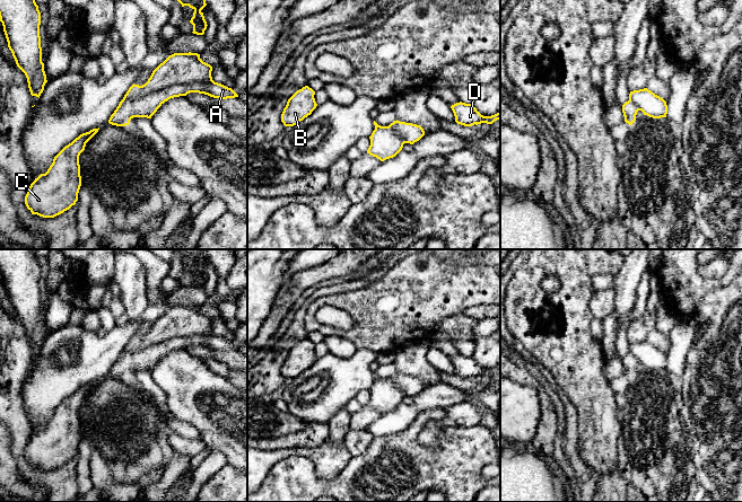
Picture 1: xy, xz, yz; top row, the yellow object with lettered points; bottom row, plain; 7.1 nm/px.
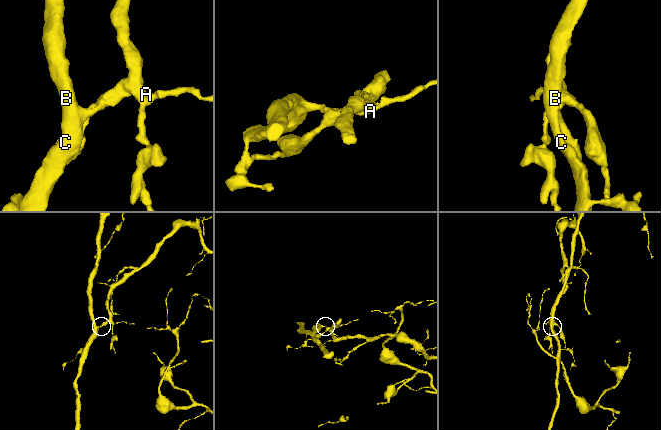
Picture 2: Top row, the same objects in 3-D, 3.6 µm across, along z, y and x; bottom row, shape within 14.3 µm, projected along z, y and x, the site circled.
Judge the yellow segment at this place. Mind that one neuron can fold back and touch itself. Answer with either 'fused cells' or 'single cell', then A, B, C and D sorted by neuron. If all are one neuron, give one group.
fused cells; A B C / D

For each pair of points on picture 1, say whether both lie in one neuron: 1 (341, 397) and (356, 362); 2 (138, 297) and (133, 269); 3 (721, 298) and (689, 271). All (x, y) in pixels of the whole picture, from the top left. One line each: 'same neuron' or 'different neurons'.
1: same neuron
2: same neuron
3: different neurons

